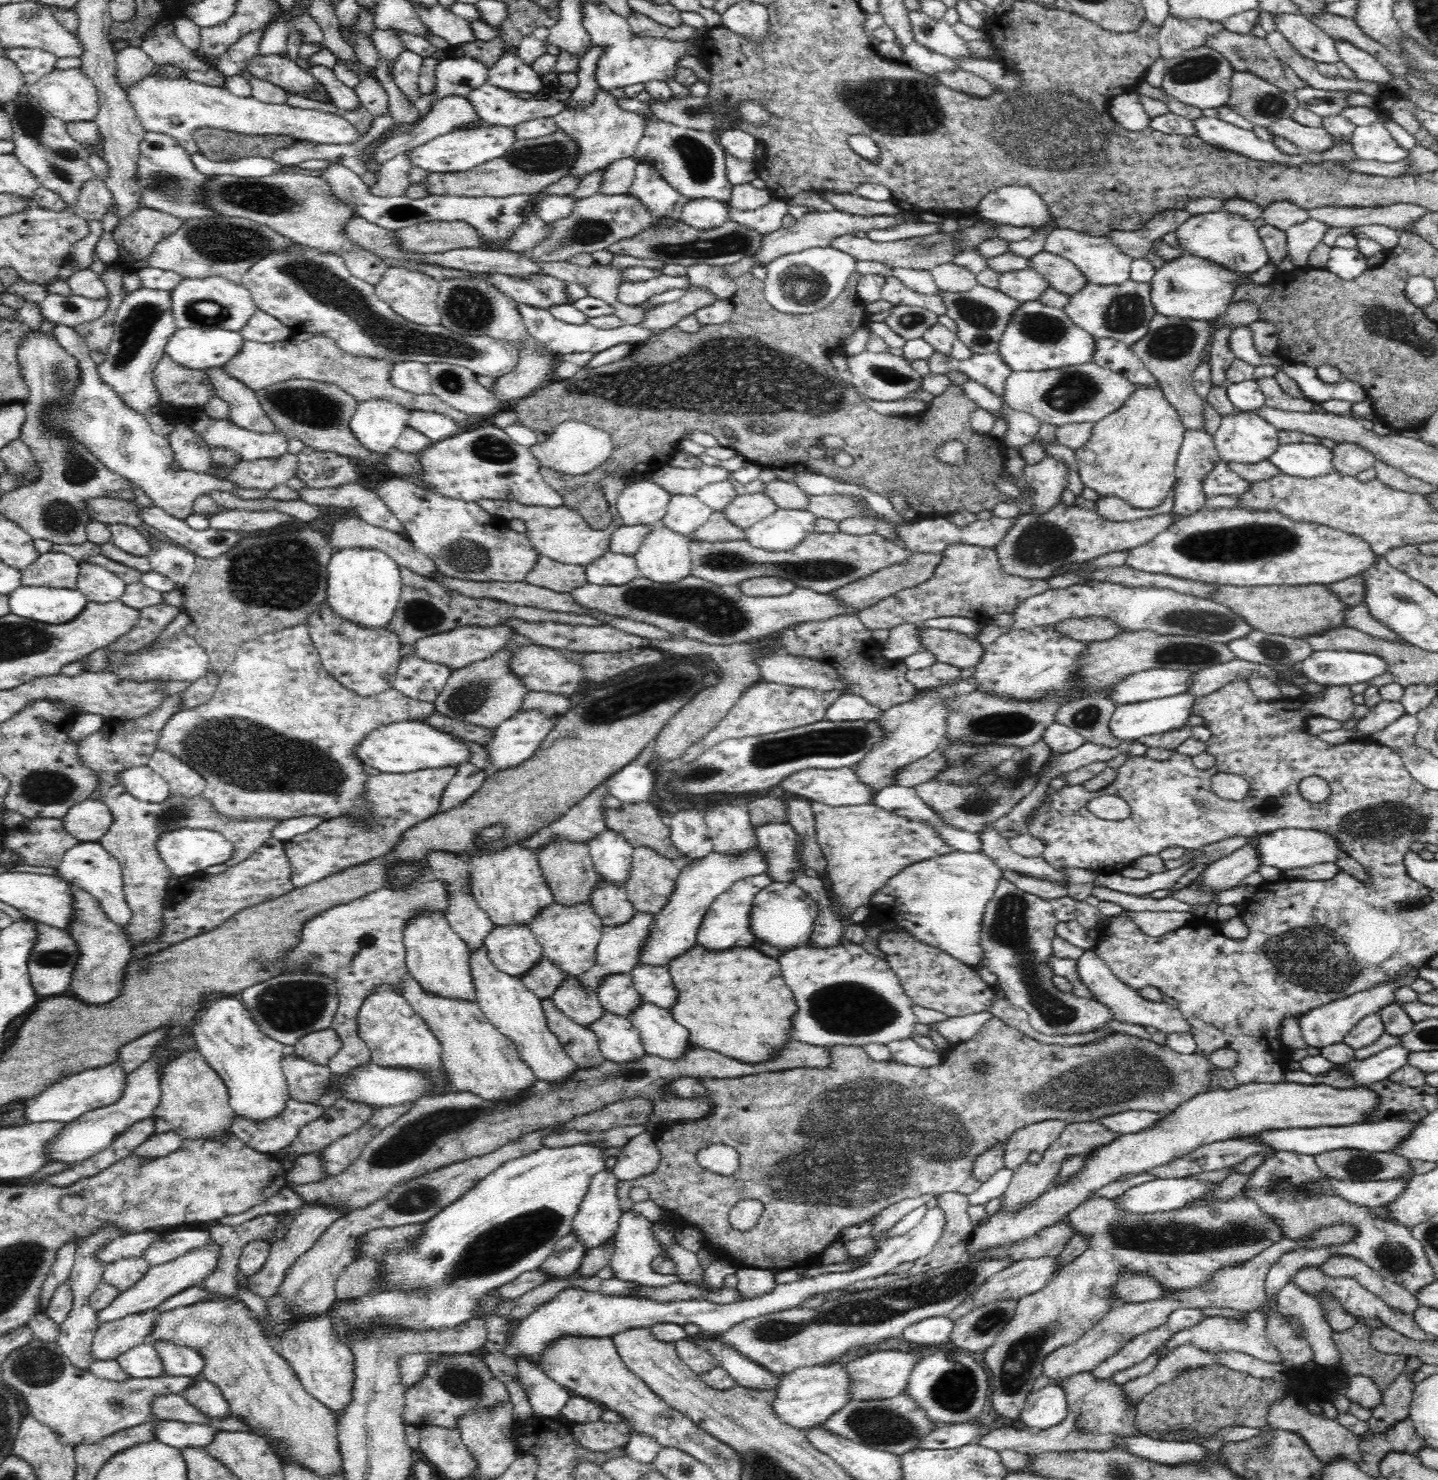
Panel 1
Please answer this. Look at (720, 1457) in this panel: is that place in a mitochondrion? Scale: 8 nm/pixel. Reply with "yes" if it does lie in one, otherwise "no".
yes

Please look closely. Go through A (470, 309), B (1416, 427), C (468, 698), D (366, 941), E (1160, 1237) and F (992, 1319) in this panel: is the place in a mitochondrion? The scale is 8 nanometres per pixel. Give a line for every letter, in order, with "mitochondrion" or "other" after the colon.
A: mitochondrion
B: other
C: mitochondrion
D: other
E: mitochondrion
F: mitochondrion

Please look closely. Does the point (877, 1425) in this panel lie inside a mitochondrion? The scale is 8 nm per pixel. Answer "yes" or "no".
yes

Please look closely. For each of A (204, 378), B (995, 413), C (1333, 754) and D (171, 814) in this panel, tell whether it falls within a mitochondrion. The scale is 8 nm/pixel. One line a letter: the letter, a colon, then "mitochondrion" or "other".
A: other
B: other
C: other
D: mitochondrion

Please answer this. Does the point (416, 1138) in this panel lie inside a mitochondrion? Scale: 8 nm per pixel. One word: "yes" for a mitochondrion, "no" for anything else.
yes

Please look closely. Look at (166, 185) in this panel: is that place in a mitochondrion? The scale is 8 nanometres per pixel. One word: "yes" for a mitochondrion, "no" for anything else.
yes

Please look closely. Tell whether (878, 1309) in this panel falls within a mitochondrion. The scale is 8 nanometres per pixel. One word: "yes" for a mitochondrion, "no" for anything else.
yes

